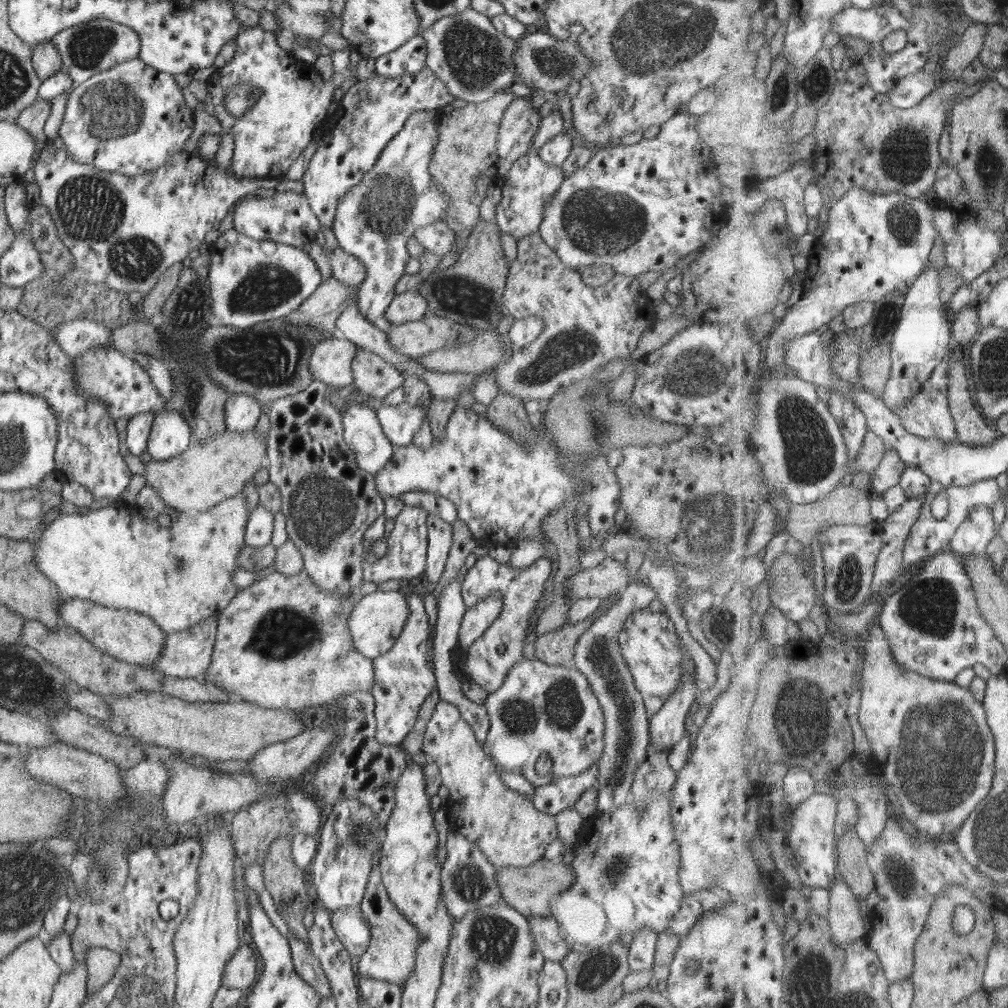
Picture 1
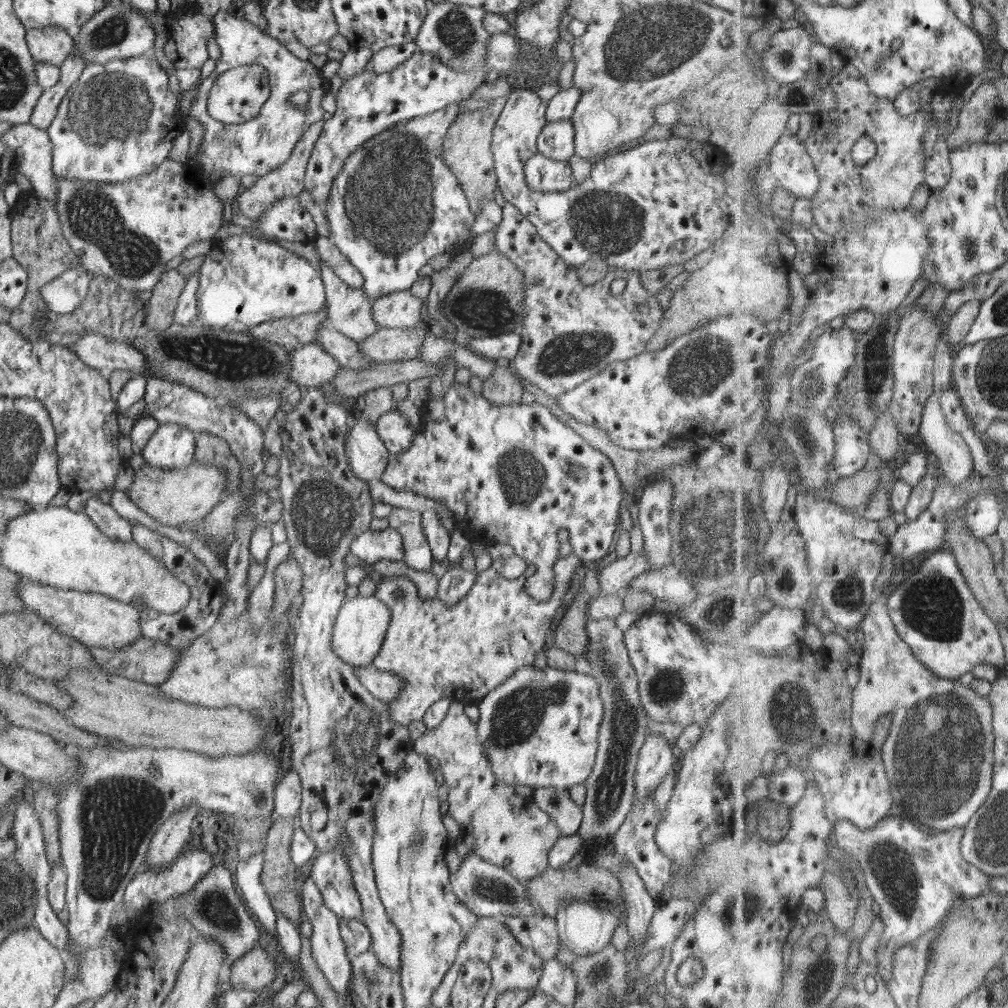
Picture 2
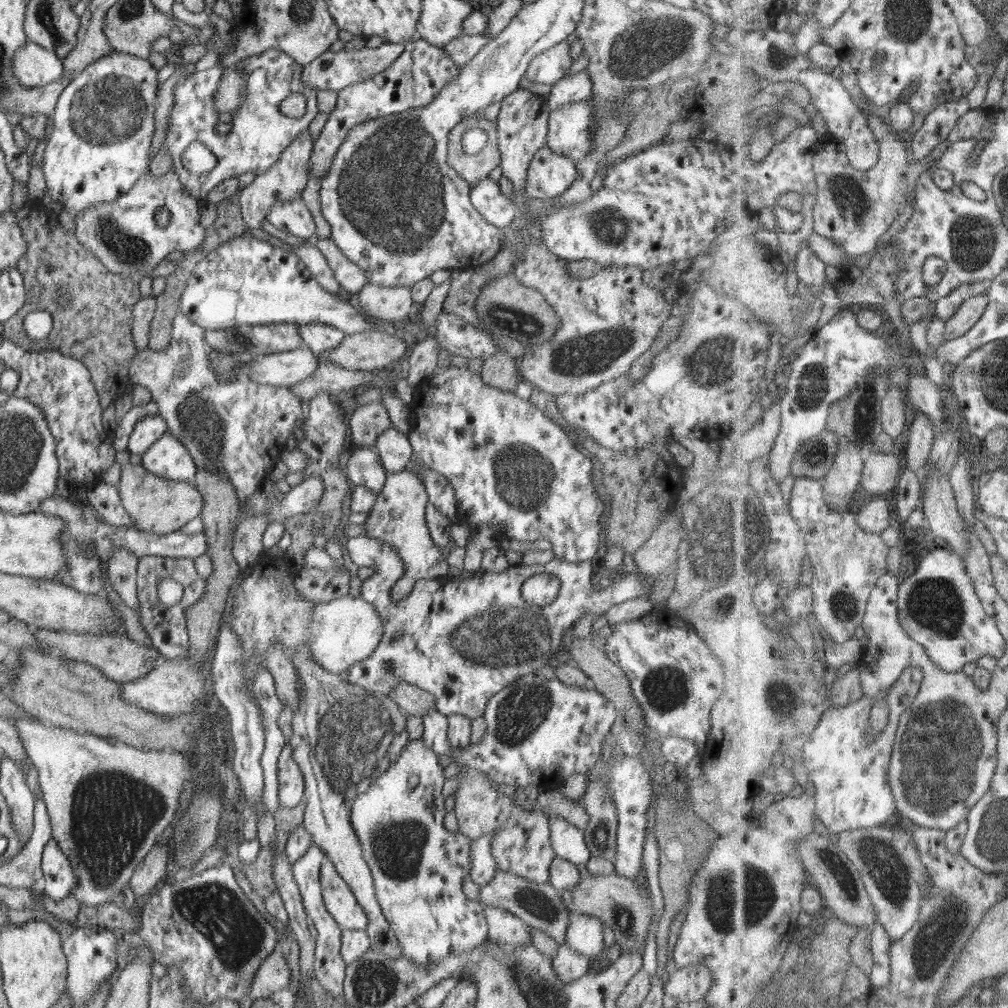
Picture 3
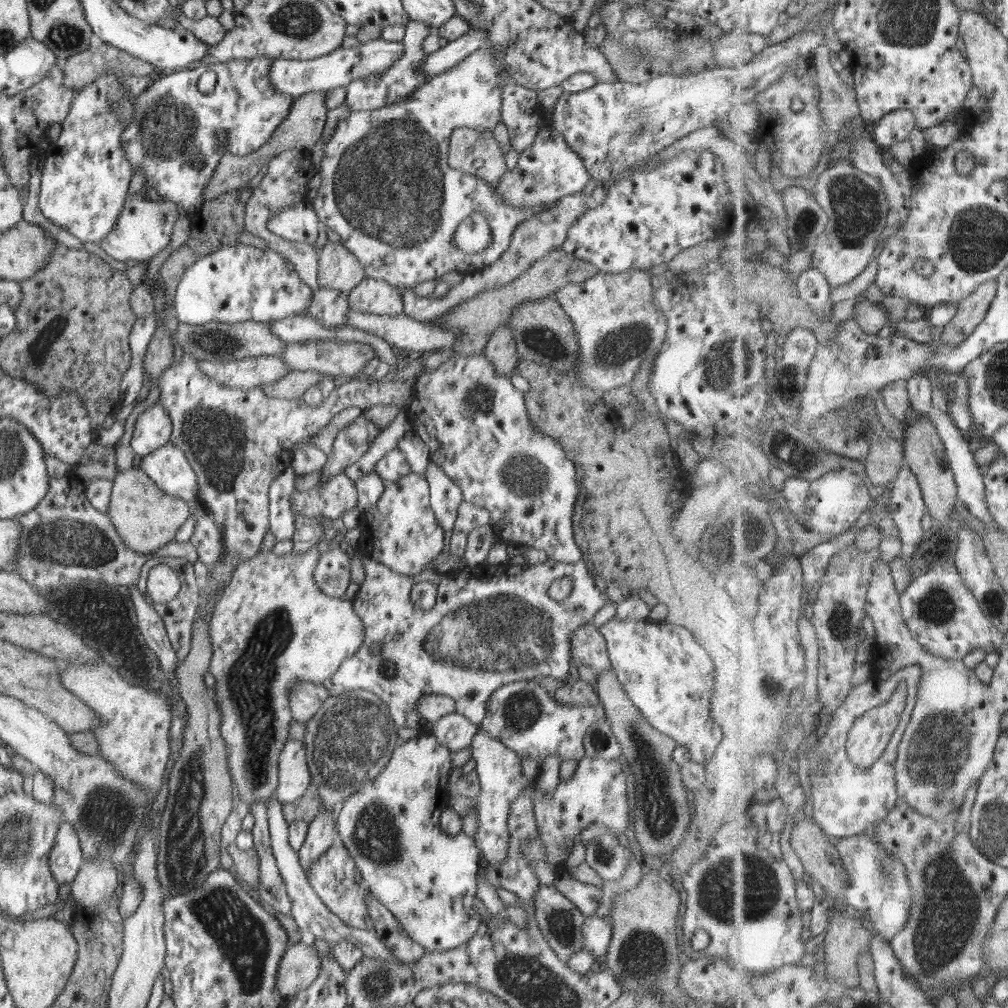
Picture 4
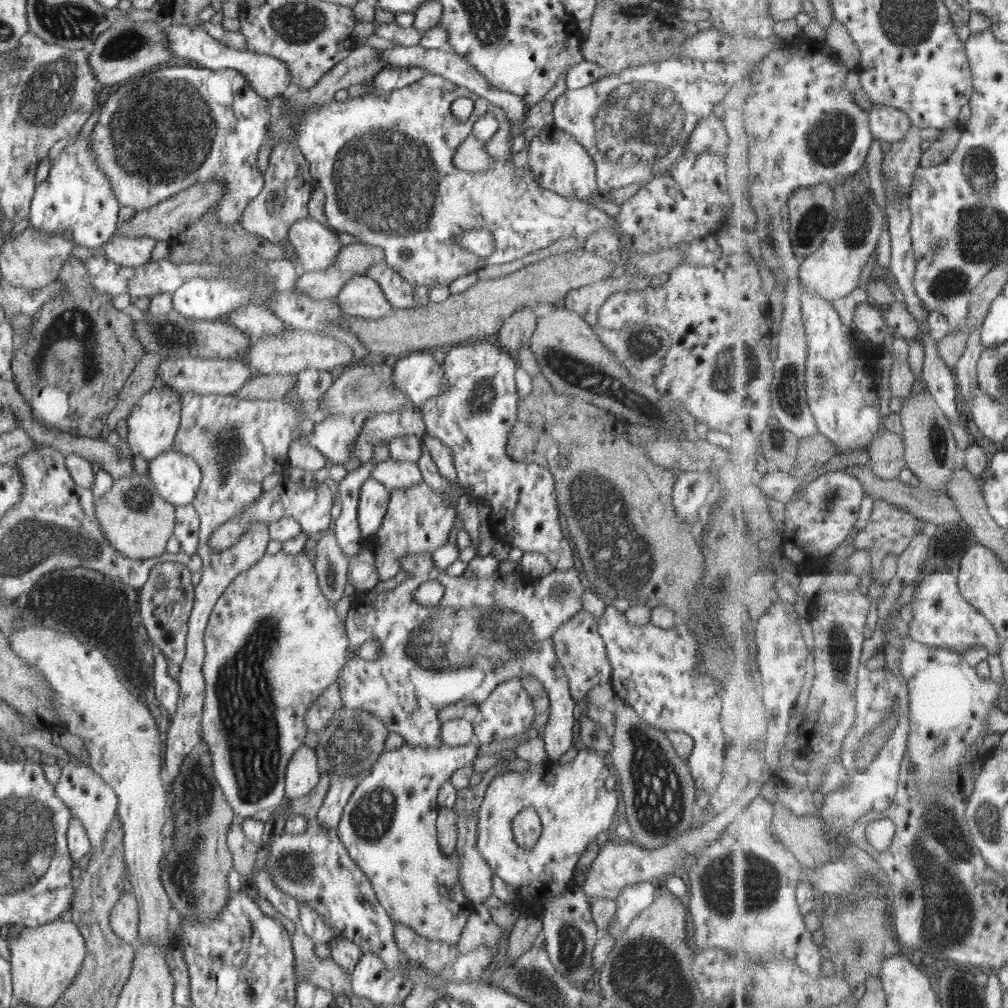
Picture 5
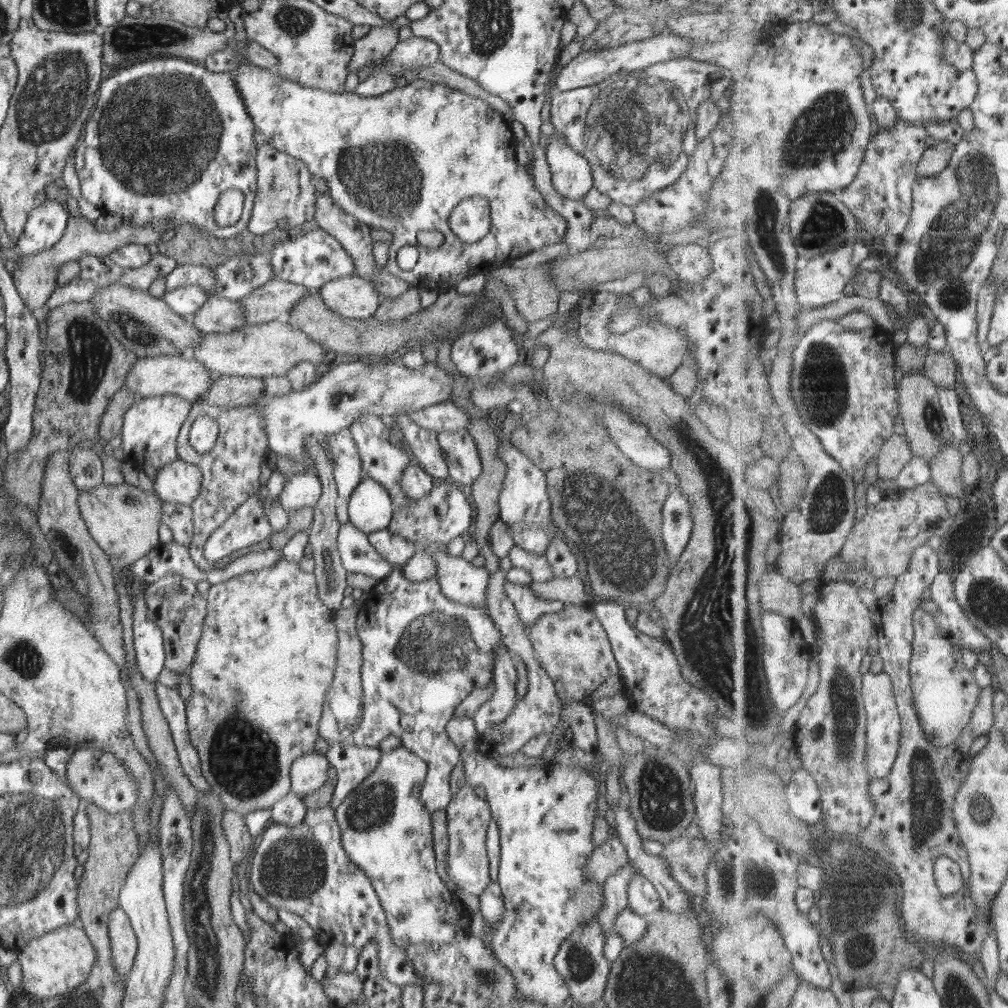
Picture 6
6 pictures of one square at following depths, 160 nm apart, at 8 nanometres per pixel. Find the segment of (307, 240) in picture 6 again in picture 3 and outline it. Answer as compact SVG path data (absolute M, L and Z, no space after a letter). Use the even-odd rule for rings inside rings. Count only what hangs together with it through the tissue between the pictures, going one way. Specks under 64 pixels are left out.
M302 197L272 205L267 212L267 219L278 230L285 230L288 234L298 236L304 241L316 232L314 219Z

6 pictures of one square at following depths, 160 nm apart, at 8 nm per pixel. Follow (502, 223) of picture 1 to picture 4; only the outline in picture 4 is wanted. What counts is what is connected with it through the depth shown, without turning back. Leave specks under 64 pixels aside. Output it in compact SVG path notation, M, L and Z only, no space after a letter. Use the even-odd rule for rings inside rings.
M549 123L542 127L534 142L519 153L516 166L502 175L496 188L496 194L513 207L540 208L561 202L566 196L584 190L591 175L585 167L582 157L568 148L564 136ZM474 212L458 224L452 235L452 245L468 255L480 253L493 242L492 229L480 212Z

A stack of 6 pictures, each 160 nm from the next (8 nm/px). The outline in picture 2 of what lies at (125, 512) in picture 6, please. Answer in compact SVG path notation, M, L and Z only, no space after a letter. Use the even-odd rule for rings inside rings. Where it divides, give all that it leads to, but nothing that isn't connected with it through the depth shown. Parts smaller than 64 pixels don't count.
M193 461L178 469L162 469L145 464L135 472L129 488L130 499L152 518L164 525L176 527L183 522L203 519L222 499L226 498L227 474L213 464Z

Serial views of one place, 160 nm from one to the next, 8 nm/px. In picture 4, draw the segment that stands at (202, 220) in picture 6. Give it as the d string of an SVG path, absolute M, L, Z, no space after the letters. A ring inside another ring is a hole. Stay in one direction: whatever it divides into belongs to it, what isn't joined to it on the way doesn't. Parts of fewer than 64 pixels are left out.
M268 55L250 59L231 59L218 64L201 65L193 70L186 68L176 70L154 80L142 94L136 96L133 104L133 124L122 134L121 147L127 161L131 164L131 170L134 173L138 168L144 170L146 187L148 189L154 187L162 200L182 205L188 214L204 212L206 207L202 199L204 188L208 186L209 178L224 154L224 147L216 138L216 131L218 129L228 131L227 149L232 154L241 157L251 156L272 138L272 134L278 130L292 110L291 106L296 98L284 95L270 85L272 62L276 62L276 59ZM206 70L213 70L218 76L216 88L210 94L202 94L198 90L199 78ZM195 156L203 156L201 167L196 168L191 165L191 160Z

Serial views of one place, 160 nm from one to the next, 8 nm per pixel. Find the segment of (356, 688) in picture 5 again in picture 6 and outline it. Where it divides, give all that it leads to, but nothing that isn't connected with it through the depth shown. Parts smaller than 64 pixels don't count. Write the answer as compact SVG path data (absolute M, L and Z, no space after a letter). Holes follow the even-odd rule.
M387 529L370 532L367 536L369 544L380 554L380 558L383 558L388 564L392 564L392 573L388 577L379 581L379 583L371 590L371 592L360 599L360 610L358 618L356 619L356 632L362 645L362 666L361 666L361 686L363 688L363 717L361 718L359 726L357 726L356 732L351 736L351 741L358 746L376 747L386 738L393 734L398 738L401 738L402 744L414 754L417 754L420 758L423 758L427 762L427 775L422 785L421 801L426 806L426 811L432 815L435 811L445 810L452 798L452 792L450 791L450 773L461 762L459 747L455 742L450 740L447 735L446 725L447 722L453 717L455 708L463 701L468 694L474 689L485 687L493 681L494 678L494 656L495 651L493 647L502 645L500 640L500 631L492 621L490 615L485 608L466 607L462 604L454 603L452 599L448 599L441 594L441 588L436 578L430 578L424 581L410 581L404 577L404 564L416 554L418 546L414 542L404 540L402 536L396 536L396 534L390 534ZM506 579L503 588L504 594L506 594L508 600L512 602L518 619L522 621L526 631L528 631L538 619L548 614L560 612L560 610L563 610L566 606L563 602L560 602L559 599L544 600L544 598L538 598L530 585L518 585L508 582Z

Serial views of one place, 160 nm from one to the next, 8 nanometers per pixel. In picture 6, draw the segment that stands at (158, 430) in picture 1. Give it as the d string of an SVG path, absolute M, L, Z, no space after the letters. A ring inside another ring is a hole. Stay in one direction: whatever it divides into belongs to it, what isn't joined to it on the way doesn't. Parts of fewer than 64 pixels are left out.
M177 458L158 470L154 480L155 494L164 503L191 505L199 495L202 477L195 464Z

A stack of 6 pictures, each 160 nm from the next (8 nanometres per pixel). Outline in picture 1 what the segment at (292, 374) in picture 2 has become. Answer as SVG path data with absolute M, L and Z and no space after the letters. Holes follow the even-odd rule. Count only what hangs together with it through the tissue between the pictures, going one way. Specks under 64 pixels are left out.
M342 336L320 341L313 348L309 371L316 381L332 384L343 392L353 384L352 363L359 347Z

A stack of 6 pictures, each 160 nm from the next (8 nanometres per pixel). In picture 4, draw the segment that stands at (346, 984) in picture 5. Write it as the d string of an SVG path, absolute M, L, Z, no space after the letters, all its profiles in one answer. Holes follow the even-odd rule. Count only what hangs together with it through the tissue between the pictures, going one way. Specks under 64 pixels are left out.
M291 944L284 953L277 972L277 991L293 997L307 989L318 978L321 957L314 944Z

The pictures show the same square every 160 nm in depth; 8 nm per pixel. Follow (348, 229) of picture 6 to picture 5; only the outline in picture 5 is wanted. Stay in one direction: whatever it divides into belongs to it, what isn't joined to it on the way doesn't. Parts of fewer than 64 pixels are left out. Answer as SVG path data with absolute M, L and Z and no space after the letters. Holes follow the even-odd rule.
M388 264L369 266L365 276L373 278L380 285L386 300L394 310L417 306L414 295L412 295L414 286L409 282L405 282Z

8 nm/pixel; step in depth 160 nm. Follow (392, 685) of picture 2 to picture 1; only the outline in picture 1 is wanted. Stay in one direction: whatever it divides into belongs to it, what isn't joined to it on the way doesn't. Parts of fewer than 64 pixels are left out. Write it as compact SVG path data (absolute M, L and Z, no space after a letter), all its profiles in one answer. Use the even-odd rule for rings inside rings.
M306 569L292 577L282 575L274 570L270 575L259 578L253 585L238 591L236 597L226 606L226 609L220 614L217 620L217 633L214 648L210 657L210 666L206 670L206 674L202 680L208 683L214 683L218 687L223 688L230 698L238 699L240 702L260 706L262 708L272 708L276 710L292 710L301 711L311 706L329 705L343 694L358 691L370 691L374 687L374 666L373 659L360 654L352 644L352 635L347 627L347 620L354 610L354 606L358 600L355 596L338 597L331 596L326 591L320 591L320 588L312 583L312 579L306 573Z

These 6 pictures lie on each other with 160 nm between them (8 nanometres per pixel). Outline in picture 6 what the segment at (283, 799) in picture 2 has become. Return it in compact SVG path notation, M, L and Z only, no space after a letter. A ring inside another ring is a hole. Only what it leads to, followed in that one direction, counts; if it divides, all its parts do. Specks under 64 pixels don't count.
M319 752L297 758L290 769L291 791L302 797L312 794L327 781L329 767L327 755Z

